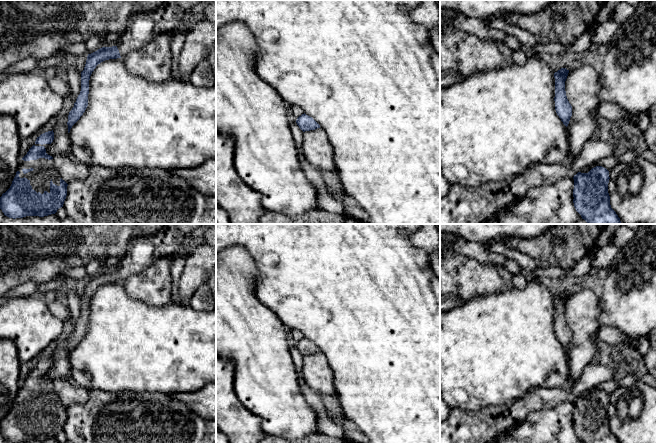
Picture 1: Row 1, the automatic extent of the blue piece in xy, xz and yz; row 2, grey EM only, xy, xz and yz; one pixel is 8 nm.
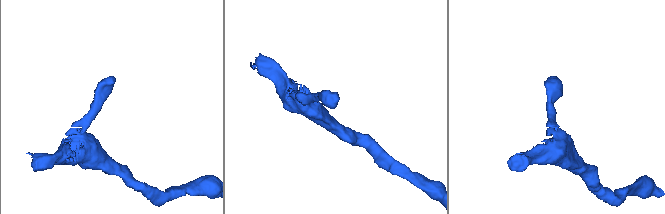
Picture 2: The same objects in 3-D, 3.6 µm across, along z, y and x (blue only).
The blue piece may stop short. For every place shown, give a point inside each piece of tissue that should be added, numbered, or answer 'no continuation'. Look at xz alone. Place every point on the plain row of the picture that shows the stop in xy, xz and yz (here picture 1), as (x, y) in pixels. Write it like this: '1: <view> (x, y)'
no continuation

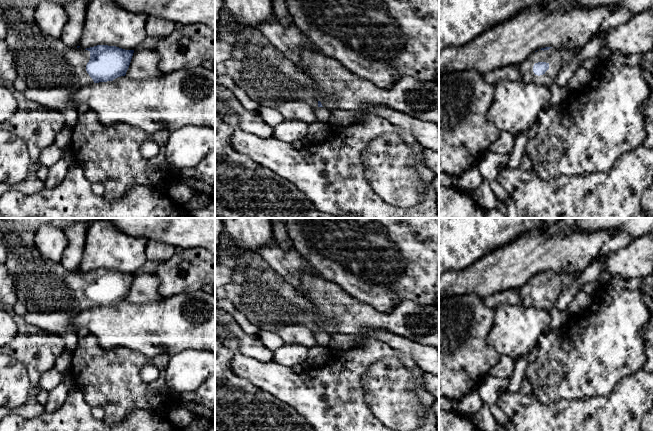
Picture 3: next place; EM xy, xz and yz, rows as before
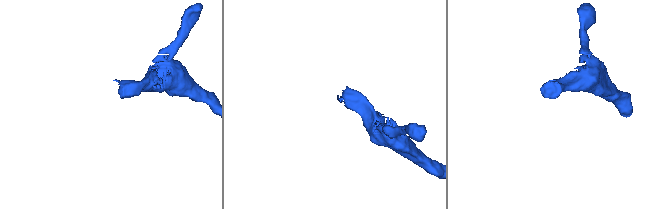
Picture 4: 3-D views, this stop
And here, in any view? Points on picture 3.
1: yz (552, 280)

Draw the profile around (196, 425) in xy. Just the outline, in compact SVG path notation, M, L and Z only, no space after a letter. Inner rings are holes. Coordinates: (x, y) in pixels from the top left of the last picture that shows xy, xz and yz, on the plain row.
M196 416L189 424L189 427L192 431L205 431L208 427L208 424L201 422Z

